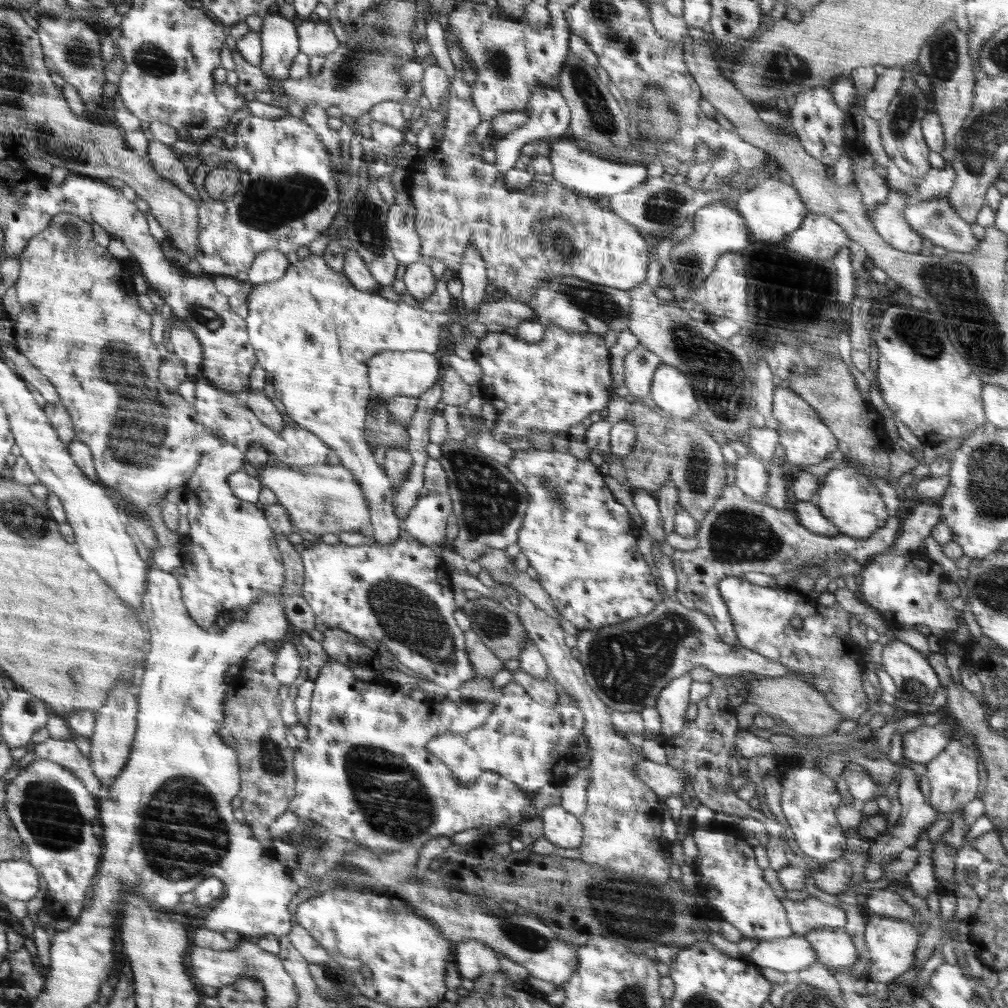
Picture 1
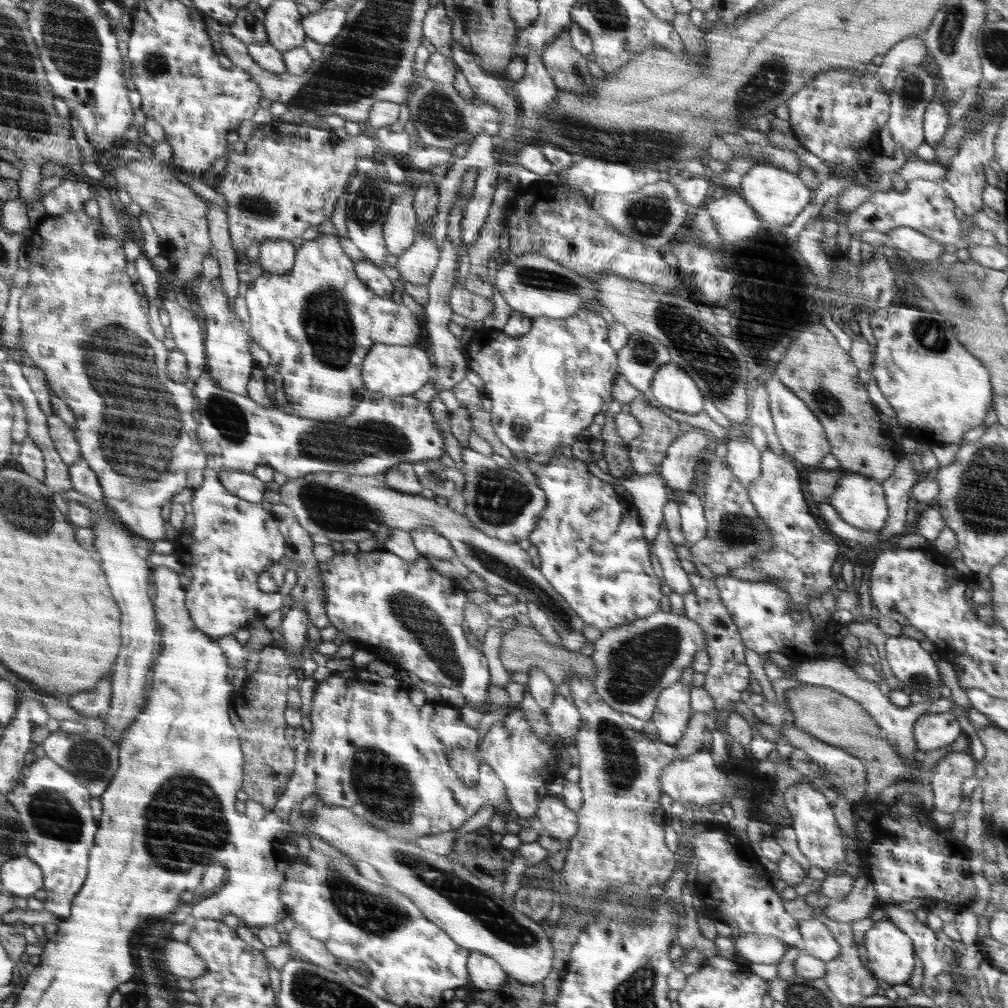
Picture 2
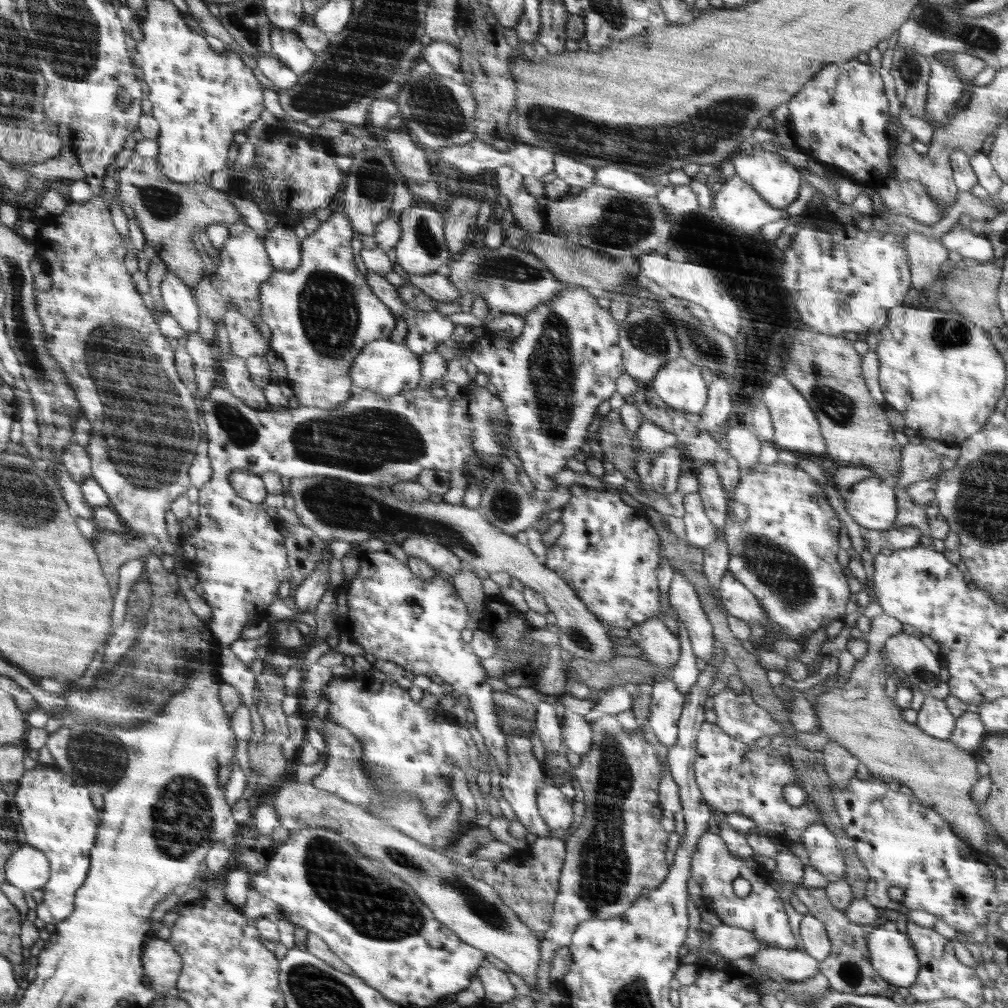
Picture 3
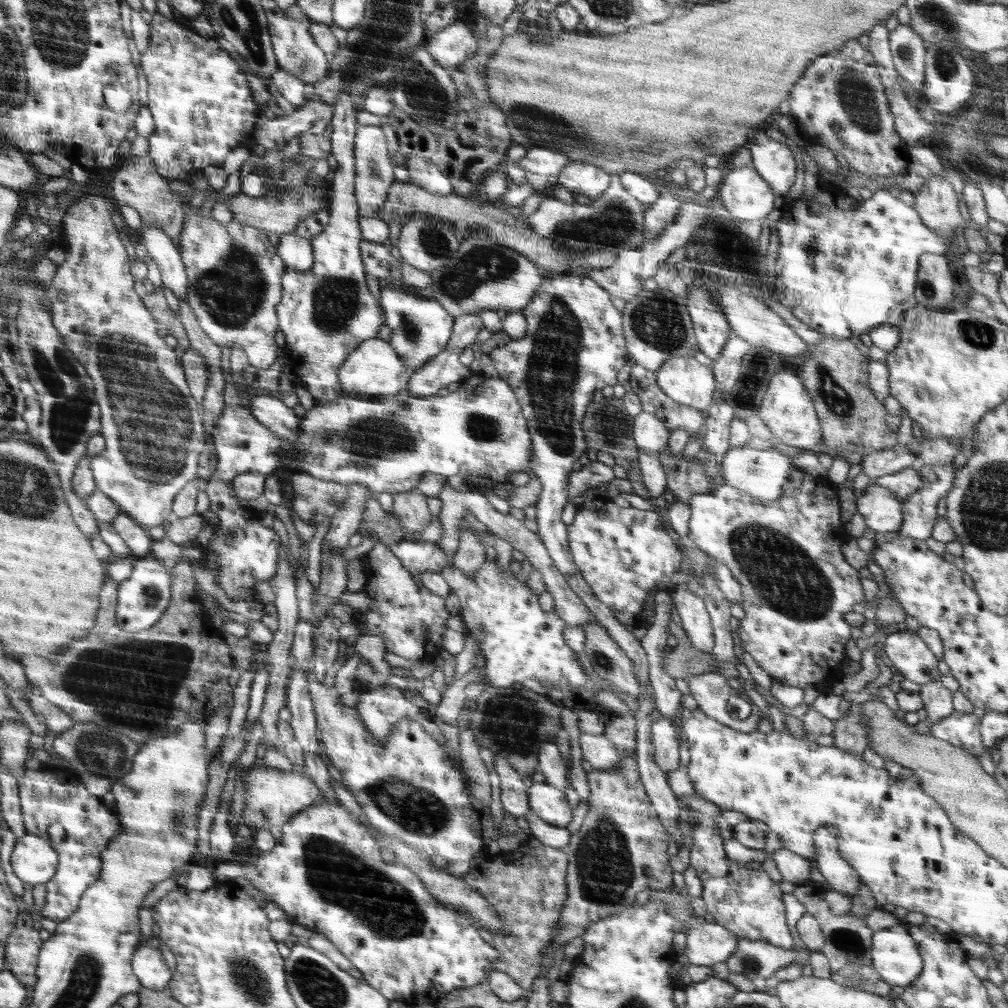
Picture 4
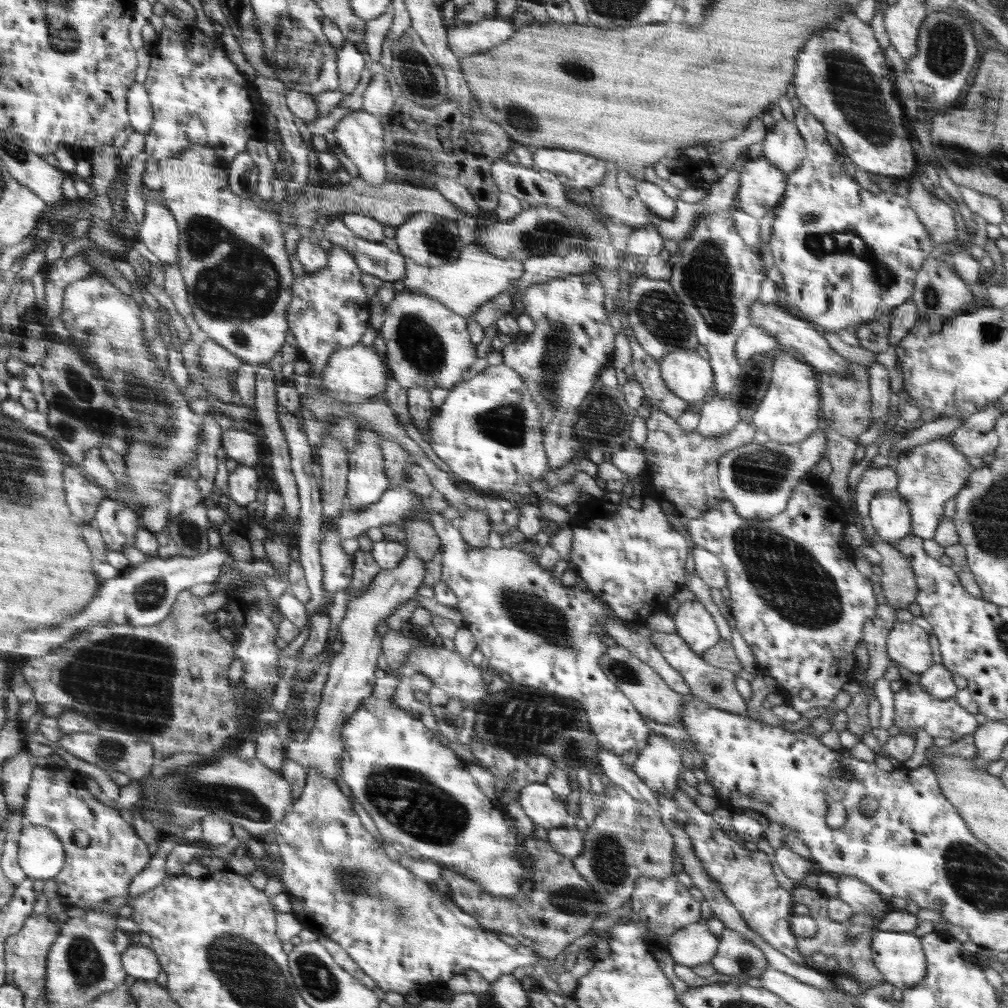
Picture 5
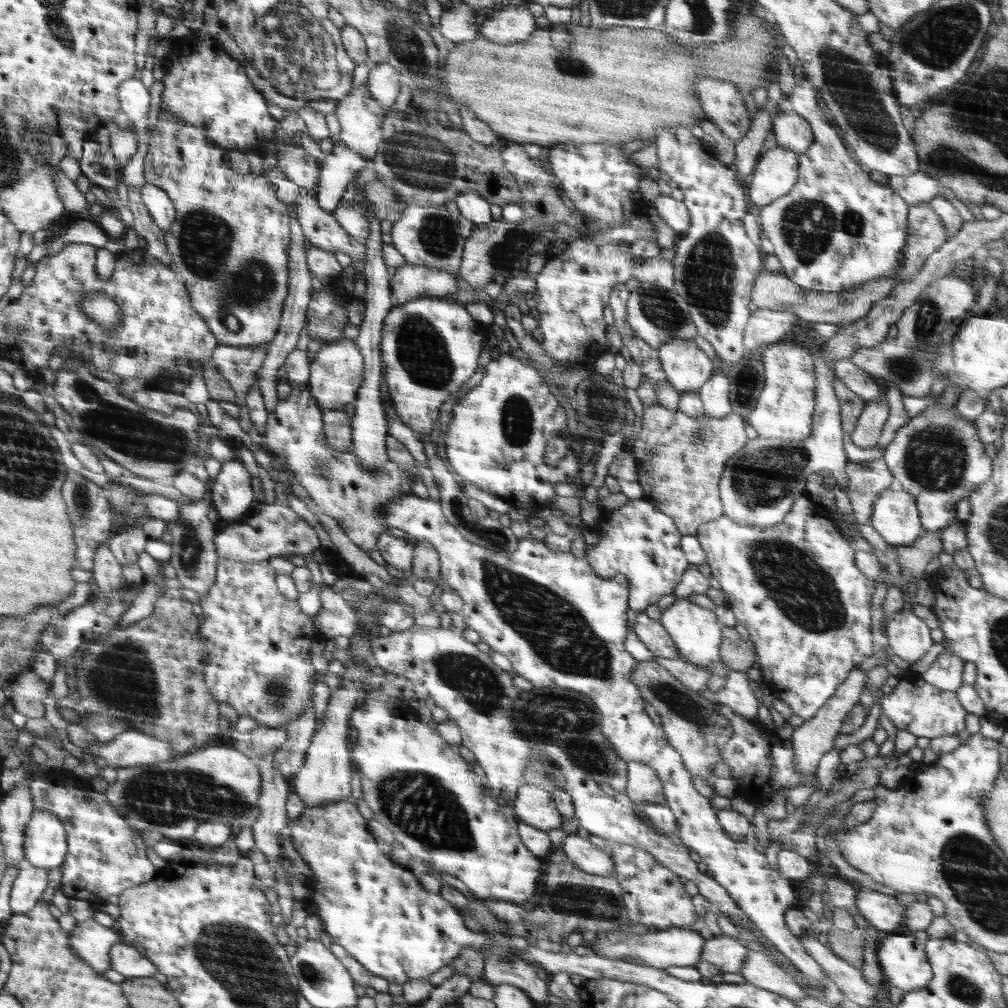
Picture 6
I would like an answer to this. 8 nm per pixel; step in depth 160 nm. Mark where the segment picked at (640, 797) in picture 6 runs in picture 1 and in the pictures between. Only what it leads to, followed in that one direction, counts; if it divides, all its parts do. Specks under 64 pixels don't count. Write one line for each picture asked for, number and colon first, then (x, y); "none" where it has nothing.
1: (672, 704)
2: (672, 712)
3: (667, 703)
4: (664, 737)
5: (658, 764)

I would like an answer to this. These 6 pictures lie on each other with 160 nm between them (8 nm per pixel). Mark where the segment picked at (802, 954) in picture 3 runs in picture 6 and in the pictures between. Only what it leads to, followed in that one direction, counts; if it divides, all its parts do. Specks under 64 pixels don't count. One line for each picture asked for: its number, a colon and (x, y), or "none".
4: (752, 958)
5: (737, 957)
6: (728, 953)

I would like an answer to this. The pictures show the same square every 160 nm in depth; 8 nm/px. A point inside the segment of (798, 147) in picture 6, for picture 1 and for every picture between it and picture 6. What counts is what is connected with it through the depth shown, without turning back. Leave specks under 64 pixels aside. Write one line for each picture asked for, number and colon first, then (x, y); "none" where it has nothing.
1: (772, 209)
2: (778, 196)
3: (775, 180)
4: (773, 161)
5: (783, 147)

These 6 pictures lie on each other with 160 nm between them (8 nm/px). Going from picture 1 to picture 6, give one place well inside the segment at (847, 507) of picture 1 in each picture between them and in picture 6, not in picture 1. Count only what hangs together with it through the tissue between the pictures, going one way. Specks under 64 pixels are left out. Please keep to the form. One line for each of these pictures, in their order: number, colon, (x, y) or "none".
2: (859, 500)
3: (872, 503)
4: (882, 510)
5: (890, 516)
6: (895, 516)

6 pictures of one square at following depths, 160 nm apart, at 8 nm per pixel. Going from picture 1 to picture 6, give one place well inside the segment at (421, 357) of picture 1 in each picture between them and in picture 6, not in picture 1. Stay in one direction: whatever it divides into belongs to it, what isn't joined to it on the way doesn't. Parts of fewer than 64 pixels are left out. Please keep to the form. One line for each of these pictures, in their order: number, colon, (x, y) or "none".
2: (394, 371)
3: (385, 367)
4: (375, 370)
5: (356, 374)
6: (335, 376)

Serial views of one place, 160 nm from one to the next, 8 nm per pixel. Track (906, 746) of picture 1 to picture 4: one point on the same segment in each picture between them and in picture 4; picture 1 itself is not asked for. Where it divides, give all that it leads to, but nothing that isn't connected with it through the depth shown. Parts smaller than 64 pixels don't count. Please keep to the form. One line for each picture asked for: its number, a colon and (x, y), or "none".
2: (930, 731)
3: (934, 718)
4: (938, 701)

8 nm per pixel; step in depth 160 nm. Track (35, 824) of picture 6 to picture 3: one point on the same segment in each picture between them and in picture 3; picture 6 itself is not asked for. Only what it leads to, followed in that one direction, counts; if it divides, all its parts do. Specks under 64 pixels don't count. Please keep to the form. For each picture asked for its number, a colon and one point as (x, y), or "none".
3: (28, 868)
4: (34, 860)
5: (41, 855)

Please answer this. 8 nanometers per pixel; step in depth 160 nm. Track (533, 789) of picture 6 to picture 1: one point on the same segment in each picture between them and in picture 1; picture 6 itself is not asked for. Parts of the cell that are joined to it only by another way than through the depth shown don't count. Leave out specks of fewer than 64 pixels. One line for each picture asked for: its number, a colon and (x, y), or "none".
1: (561, 828)
2: (560, 822)
3: (556, 810)
4: (550, 804)
5: (542, 805)

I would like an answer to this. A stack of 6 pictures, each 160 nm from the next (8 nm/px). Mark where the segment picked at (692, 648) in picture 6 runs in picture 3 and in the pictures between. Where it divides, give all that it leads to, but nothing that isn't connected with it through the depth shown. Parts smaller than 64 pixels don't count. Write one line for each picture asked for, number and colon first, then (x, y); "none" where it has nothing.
3: (684, 600)
4: (696, 622)
5: (693, 623)

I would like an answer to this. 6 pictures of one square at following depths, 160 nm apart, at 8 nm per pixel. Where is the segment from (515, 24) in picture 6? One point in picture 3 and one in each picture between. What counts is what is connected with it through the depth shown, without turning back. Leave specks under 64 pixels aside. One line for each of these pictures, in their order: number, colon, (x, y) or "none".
3: (444, 58)
4: (452, 45)
5: (463, 40)

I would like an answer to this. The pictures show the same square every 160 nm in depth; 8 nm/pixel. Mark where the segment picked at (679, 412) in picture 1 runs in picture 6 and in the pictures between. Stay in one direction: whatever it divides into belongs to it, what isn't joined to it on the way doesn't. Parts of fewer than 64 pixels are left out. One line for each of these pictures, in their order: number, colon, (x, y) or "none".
2: (672, 387)
3: (679, 384)
4: (685, 380)
5: (686, 374)
6: (687, 368)

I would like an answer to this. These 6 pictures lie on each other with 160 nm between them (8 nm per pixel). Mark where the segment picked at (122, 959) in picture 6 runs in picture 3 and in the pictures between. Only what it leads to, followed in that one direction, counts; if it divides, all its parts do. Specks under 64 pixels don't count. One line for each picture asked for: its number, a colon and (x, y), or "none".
3: (162, 962)
4: (149, 966)
5: (142, 962)

